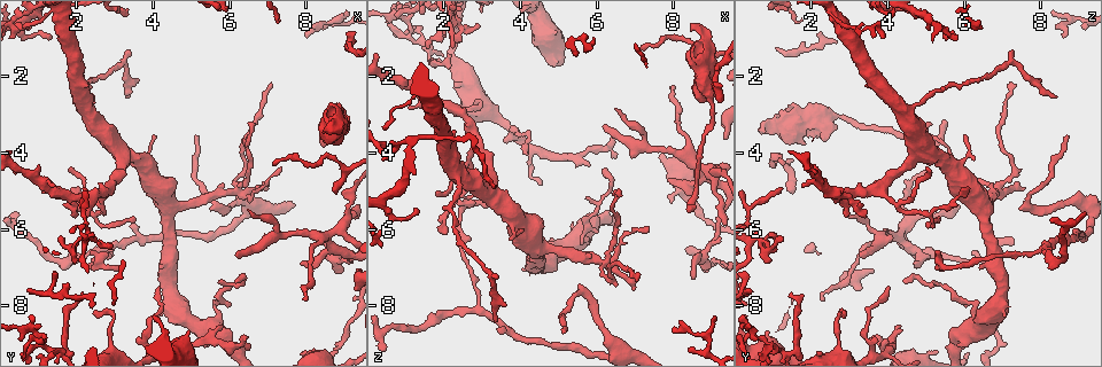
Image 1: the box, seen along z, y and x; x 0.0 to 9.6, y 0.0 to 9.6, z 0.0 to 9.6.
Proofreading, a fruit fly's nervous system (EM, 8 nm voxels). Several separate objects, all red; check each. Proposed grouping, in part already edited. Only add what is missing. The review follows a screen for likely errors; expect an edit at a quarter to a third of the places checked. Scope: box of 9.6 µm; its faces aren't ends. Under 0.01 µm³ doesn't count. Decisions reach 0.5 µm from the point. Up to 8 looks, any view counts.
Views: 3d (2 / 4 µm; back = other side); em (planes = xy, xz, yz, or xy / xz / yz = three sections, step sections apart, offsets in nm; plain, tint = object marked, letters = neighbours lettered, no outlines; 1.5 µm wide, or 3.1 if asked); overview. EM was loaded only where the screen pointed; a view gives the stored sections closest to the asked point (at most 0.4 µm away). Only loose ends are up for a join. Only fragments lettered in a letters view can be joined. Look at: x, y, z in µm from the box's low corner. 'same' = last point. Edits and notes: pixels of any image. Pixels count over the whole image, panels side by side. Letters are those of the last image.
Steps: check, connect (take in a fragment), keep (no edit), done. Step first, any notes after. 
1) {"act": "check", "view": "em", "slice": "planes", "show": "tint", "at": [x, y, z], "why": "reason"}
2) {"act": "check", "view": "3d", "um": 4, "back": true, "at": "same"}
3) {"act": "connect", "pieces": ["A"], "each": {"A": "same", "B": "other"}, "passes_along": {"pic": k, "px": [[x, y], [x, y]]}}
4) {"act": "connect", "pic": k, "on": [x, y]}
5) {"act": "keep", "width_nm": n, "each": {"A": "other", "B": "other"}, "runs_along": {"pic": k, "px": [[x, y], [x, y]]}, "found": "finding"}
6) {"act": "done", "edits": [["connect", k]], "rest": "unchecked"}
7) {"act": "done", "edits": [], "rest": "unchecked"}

{"act": "check", "view": "em", "slice": "planes", "show": "letters", "at": [8.00, 7.85, 2.35], "why": "long arm stops here"}

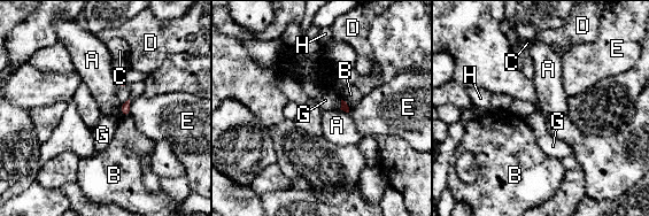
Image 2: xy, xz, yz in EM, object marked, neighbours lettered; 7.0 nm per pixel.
{"act": "keep", "longest_contact_nm": ["E", 110], "each": {"A": "other", "B": "other", "C": "other", "D": "other", "E": "other", "G": "other", "H": "other"}, "found": "none of them fits"}

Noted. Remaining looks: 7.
{"act": "check", "view": "em", "slice": "yz", "step": 4, "show": "letters", "at": [3.15, 7.10, 5.35], "why": "an open end"}

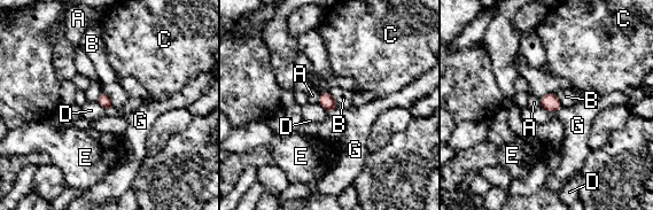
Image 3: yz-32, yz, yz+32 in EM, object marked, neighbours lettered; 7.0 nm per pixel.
{"act": "check", "view": "em", "slice": "planes", "show": "letters", "at": "same"}

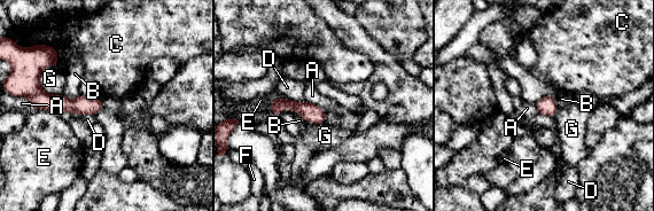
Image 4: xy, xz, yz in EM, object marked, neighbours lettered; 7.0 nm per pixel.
{"act": "keep", "width_nm": 130, "each": {"A": "other", "B": "other", "C": "other", "D": "other", "E": "other", "F": "other", "G": "other"}, "border": {"pic": 4, "px": [[306, 100], [319, 106], [325, 111]]}, "found": "no lettered fragment goes on from it"}

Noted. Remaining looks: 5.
{"act": "check", "view": "em", "slice": "xz", "step": 8, "show": "letters", "at": [5.20, 3.55, 8.65], "why": "tapers out"}

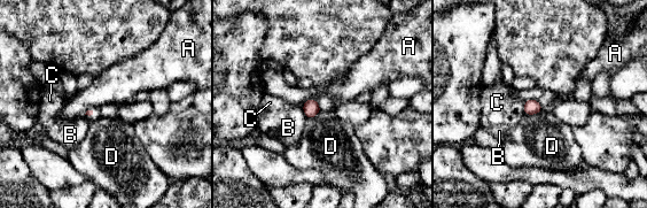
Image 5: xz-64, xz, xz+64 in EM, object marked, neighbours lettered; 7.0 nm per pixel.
{"act": "check", "view": "em", "slice": "planes", "show": "letters", "at": "same", "why": "another direction"}

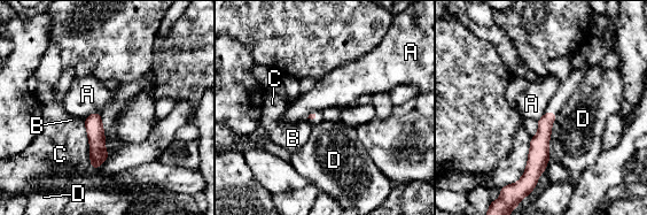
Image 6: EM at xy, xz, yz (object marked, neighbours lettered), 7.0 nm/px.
{"act": "keep", "longest_contact_nm": ["C", 300], "each": {"A": "other", "B": "other", "C": "other", "D": "other"}, "border": {"pic": 6, "px": [[545, 113], [537, 120]]}, "found": "none of them fits"}

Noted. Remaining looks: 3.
{"act": "done", "edits": [], "rest": "unchecked"}

